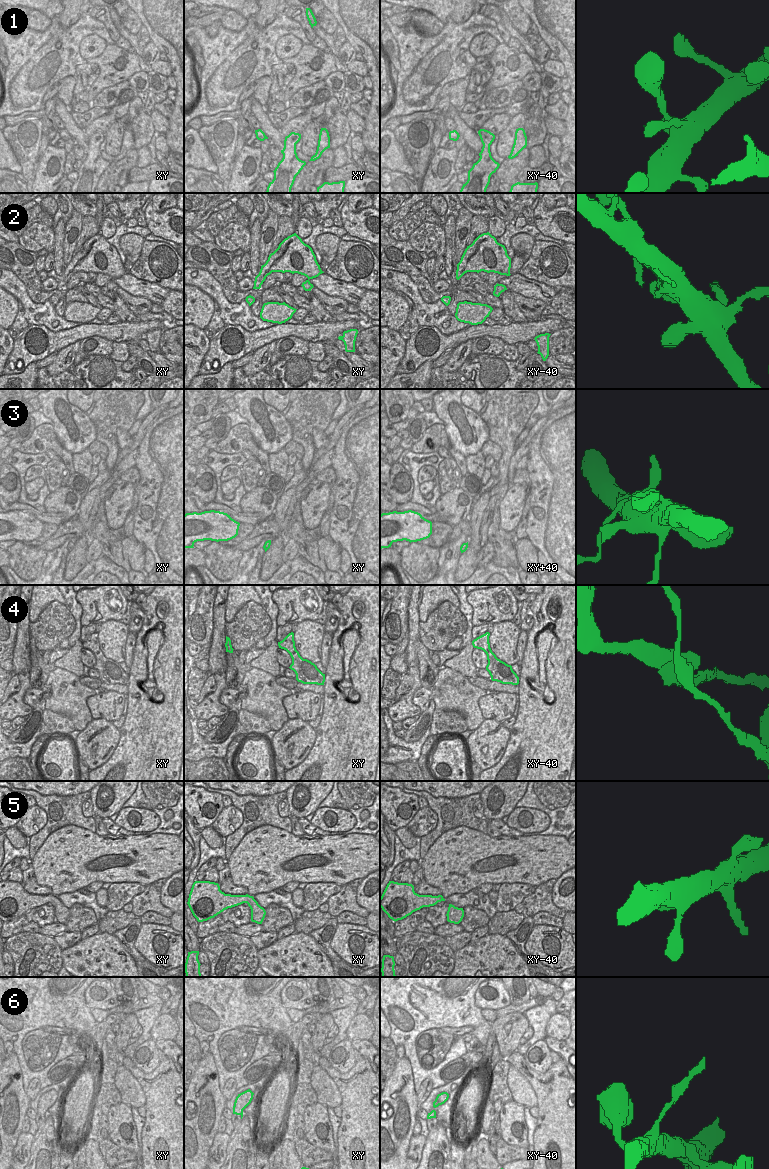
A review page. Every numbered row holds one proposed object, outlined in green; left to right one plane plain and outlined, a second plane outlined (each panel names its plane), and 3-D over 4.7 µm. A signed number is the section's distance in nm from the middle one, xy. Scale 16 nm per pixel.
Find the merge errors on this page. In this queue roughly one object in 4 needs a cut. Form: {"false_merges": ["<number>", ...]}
{"false_merges": ["4", "6"]}

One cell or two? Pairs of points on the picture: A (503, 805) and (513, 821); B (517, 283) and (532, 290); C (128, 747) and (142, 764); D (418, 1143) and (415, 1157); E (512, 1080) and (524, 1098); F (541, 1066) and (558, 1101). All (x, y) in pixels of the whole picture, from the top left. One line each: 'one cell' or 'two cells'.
A: two cells
B: one cell
C: one cell
D: one cell
E: one cell
F: two cells

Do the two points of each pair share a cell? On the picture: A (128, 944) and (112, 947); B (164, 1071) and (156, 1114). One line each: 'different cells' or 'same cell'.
A: different cells
B: same cell

